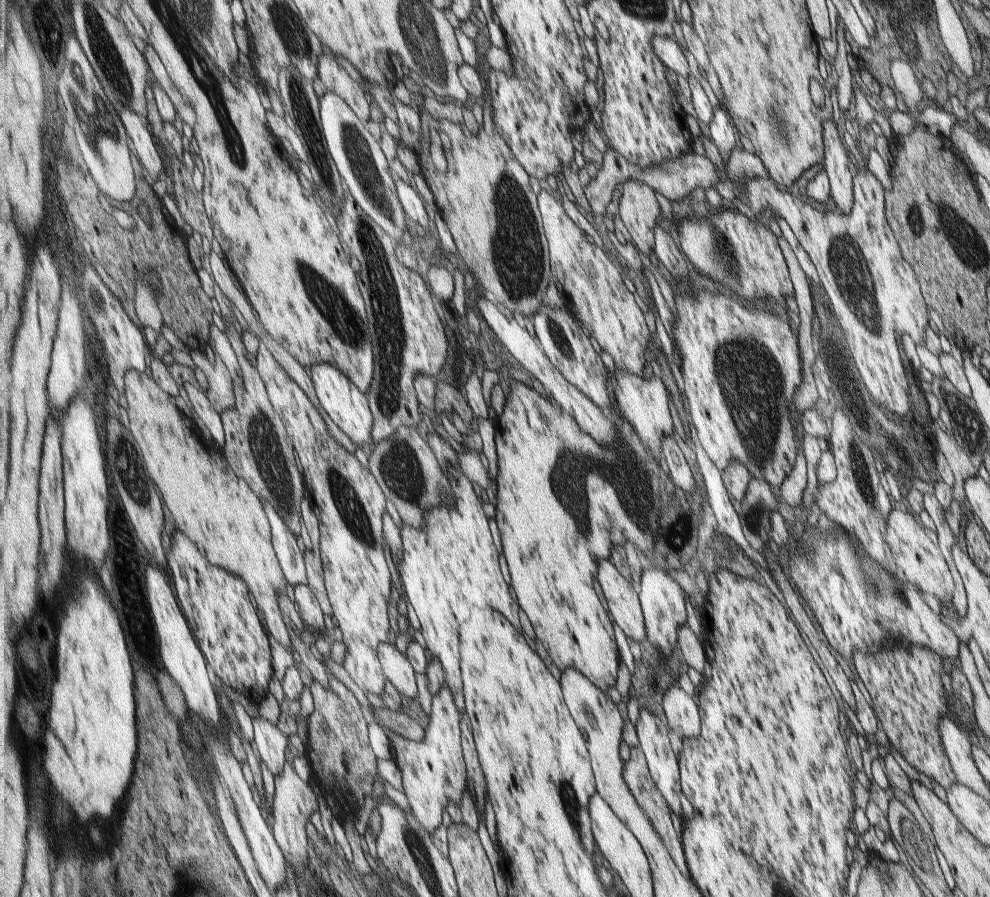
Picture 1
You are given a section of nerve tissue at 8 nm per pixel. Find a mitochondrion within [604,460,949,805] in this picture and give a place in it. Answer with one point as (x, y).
(891, 598)

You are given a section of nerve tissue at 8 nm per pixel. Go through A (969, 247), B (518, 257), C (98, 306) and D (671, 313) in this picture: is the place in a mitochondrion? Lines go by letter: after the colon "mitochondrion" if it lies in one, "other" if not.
A: mitochondrion
B: mitochondrion
C: mitochondrion
D: other

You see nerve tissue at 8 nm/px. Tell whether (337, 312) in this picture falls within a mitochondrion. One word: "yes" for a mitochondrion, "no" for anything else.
yes

